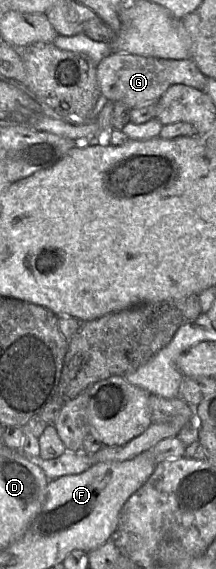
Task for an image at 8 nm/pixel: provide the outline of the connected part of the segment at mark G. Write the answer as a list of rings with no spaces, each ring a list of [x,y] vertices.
[[[113,52],[107,57],[103,58],[100,63],[97,65],[97,81],[101,91],[101,94],[105,96],[109,101],[113,102],[122,102],[127,105],[130,109],[142,107],[146,105],[150,105],[156,103],[159,98],[163,95],[163,93],[172,85],[174,84],[182,84],[182,83],[171,83],[171,78],[169,78],[169,68],[163,66],[163,62],[173,62],[173,59],[163,59],[163,58],[156,58],[150,56],[141,56],[132,53],[123,53],[123,52]]]

